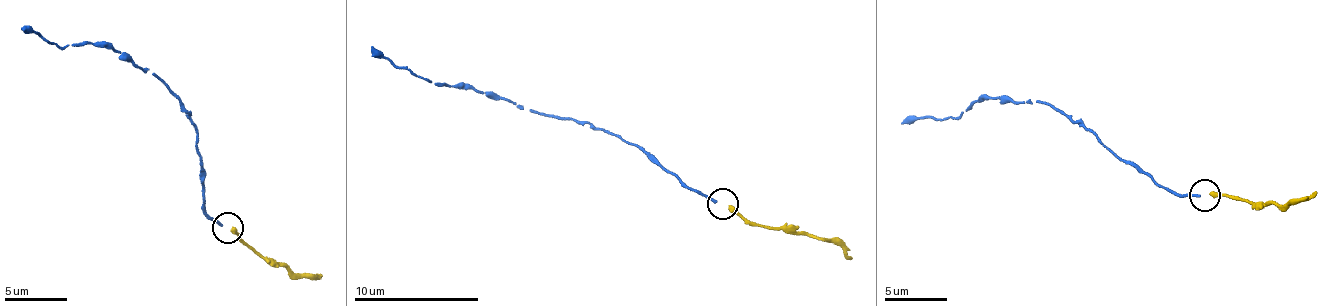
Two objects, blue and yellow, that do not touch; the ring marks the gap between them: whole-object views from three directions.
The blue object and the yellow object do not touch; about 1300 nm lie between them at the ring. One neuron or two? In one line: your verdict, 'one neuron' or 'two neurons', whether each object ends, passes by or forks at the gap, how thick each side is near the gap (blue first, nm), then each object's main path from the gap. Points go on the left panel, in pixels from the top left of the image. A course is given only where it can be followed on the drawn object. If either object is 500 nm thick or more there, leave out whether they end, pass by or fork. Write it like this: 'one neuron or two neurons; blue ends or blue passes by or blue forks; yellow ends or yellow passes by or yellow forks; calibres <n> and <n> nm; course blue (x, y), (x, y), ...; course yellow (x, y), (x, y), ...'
one neuron; blue ends; yellow ends; calibres 200 and 320 nm; course blue (222, 226), (206, 208), (194, 129), (159, 77), (103, 45), (56, 47), (24, 30); course yellow (232, 227), (248, 247), (289, 265), (293, 272), (321, 276)

